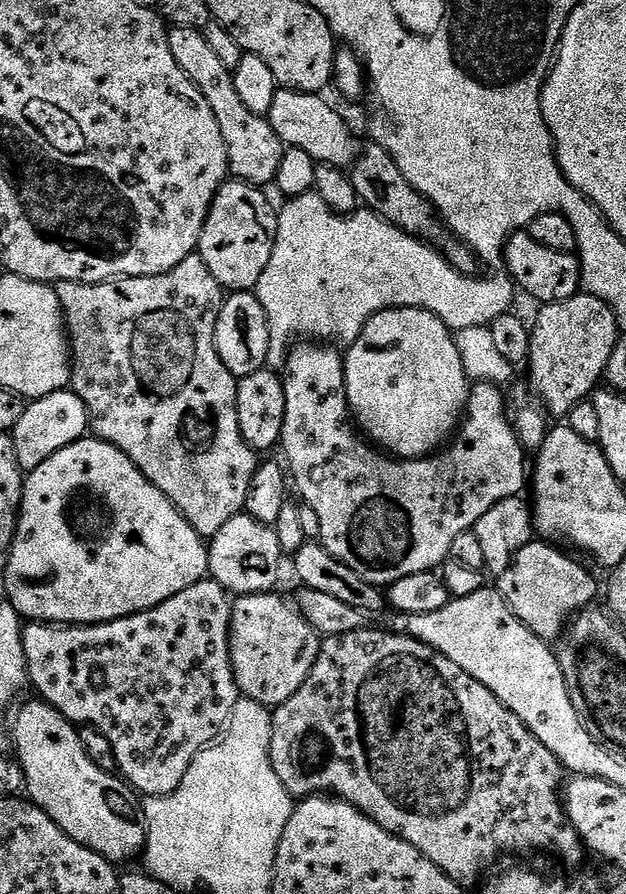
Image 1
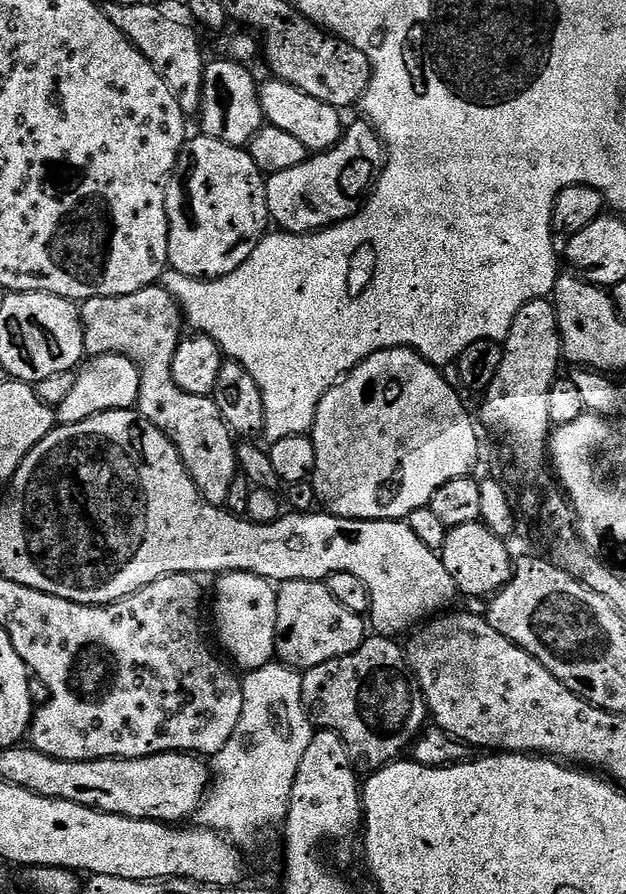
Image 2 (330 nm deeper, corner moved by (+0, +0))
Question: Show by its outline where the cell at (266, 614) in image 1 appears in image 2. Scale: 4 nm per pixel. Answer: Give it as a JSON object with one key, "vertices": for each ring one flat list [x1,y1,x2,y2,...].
{"vertices":[[285,580,279,585,276,601,274,656,281,664,307,670,322,662,354,654,366,639,366,620,354,614,330,594,327,583,318,580]]}

